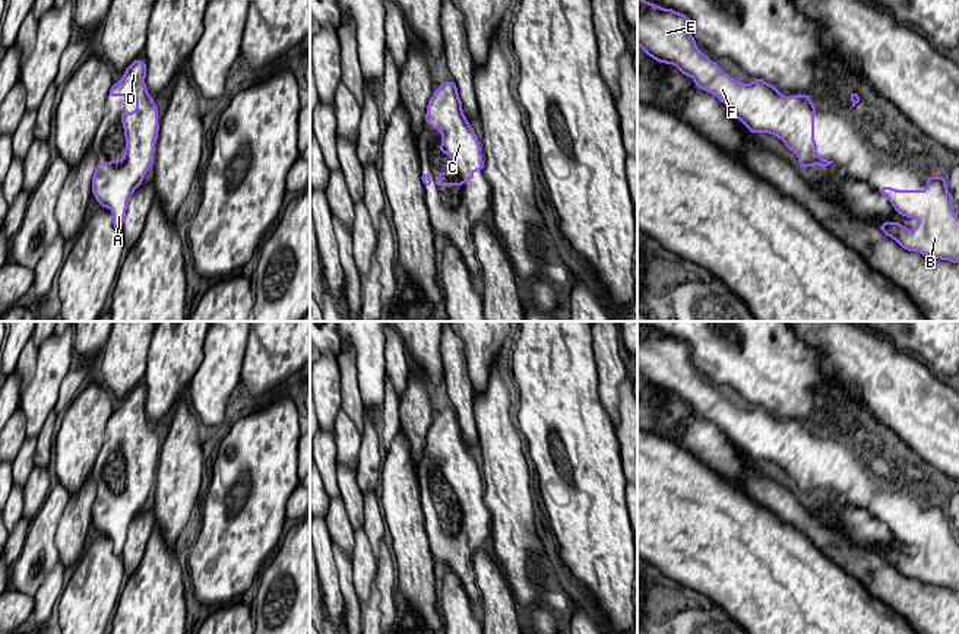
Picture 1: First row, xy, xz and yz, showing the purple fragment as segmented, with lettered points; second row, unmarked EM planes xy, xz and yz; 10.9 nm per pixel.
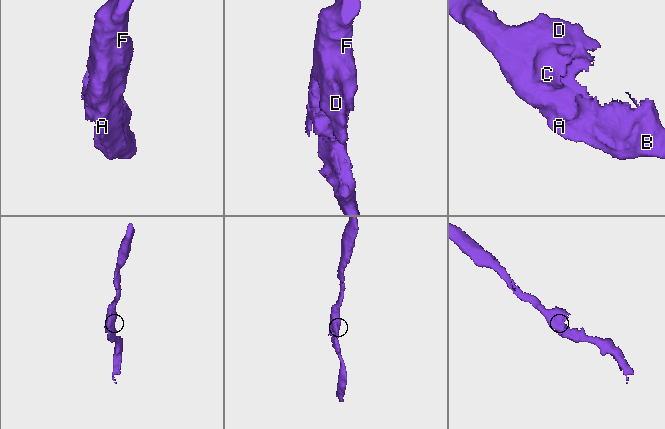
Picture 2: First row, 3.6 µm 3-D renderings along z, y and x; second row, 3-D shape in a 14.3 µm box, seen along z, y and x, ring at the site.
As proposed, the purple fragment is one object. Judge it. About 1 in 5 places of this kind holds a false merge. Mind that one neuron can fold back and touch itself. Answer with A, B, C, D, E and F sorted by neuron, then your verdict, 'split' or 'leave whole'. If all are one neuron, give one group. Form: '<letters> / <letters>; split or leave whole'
A B C D E F; leave whole

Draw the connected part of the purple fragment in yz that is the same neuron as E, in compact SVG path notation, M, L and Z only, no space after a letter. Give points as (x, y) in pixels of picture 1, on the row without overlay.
M637 326L637 373L648 383L656 389L677 393L681 400L694 408L697 415L722 428L751 460L766 459L779 465L798 484L800 495L833 491L817 481L814 469L814 438L817 435L810 428L810 422L782 424L773 412L763 406L754 406L751 410L737 409L697 377L690 358L691 349L686 342Z

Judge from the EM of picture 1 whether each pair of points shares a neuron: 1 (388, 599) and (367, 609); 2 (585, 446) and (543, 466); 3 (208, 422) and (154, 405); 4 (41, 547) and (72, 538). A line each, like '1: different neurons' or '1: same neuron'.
1: different neurons
2: same neuron
3: different neurons
4: different neurons

